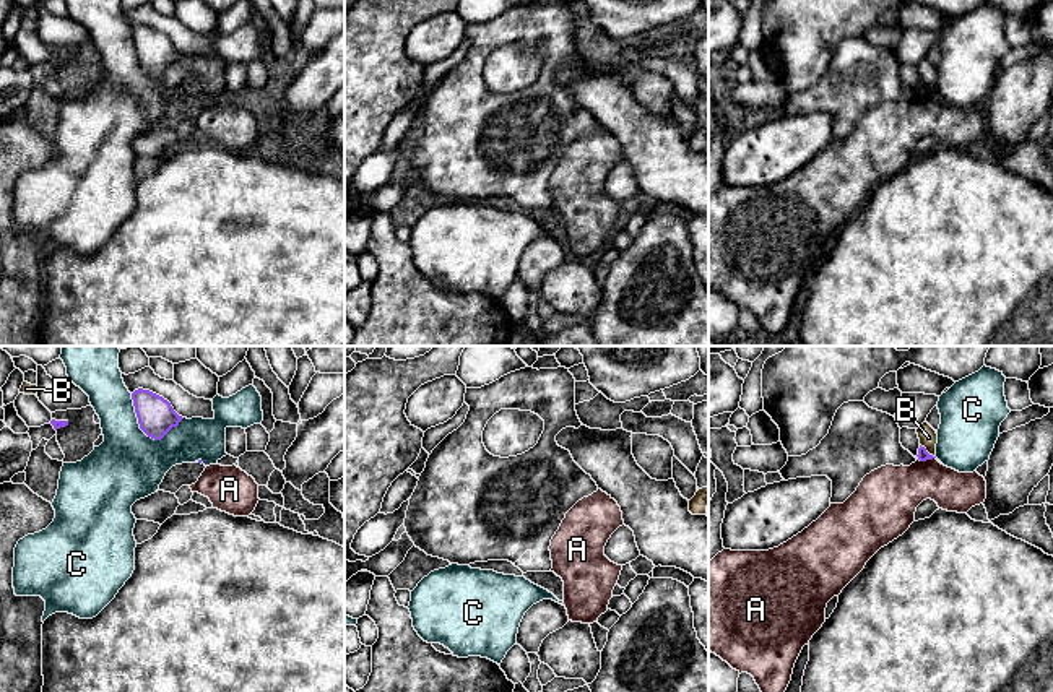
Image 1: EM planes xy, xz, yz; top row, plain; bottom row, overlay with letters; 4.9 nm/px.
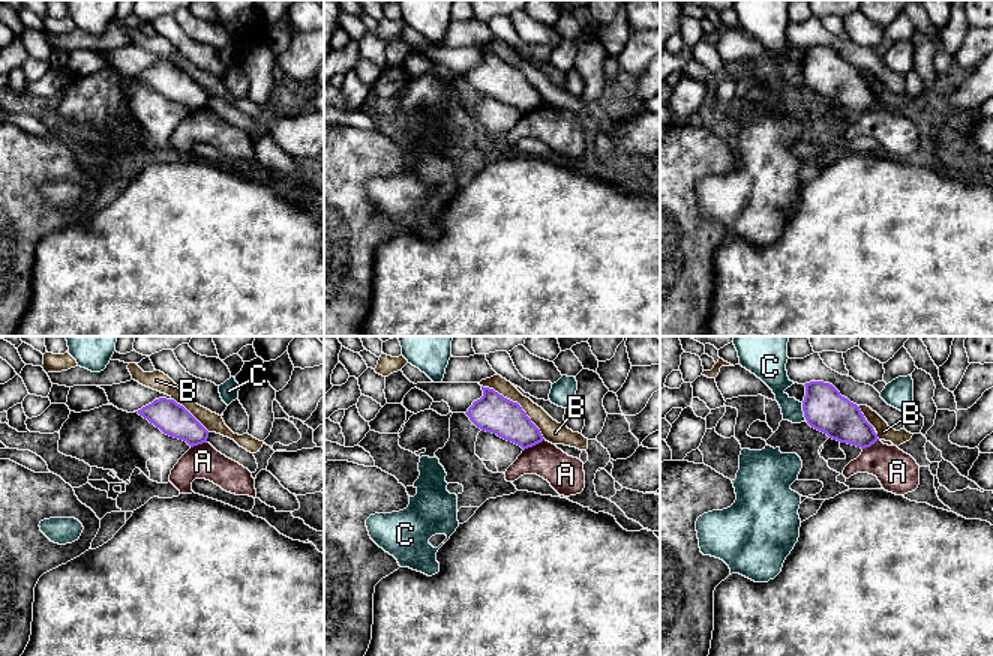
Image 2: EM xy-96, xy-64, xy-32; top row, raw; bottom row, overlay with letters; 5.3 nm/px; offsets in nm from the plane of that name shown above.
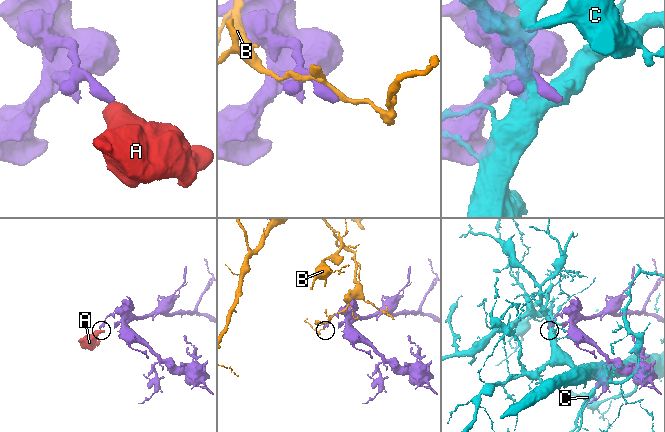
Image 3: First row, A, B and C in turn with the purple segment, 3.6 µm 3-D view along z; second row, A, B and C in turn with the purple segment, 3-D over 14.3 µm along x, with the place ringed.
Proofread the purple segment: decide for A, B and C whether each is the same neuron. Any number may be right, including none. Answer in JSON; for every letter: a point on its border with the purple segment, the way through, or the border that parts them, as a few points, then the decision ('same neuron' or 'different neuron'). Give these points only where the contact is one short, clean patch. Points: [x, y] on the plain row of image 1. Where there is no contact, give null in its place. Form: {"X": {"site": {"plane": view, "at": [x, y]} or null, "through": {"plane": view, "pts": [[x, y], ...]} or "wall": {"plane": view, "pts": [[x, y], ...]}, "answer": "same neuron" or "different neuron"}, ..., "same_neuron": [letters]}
{"A": {"site": {"plane": "yz", "at": [927, 95]}, "wall": {"plane": "yz", "pts": [[935, 93], [918, 96]]}, "answer": "different neuron"}, "B": {"site": {"plane": "yz", "at": [927, 88]}, "answer": "different neuron"}, "C": {"site": {"plane": "xy", "at": [145, 69]}, "answer": "different neuron"}, "same_neuron": []}

